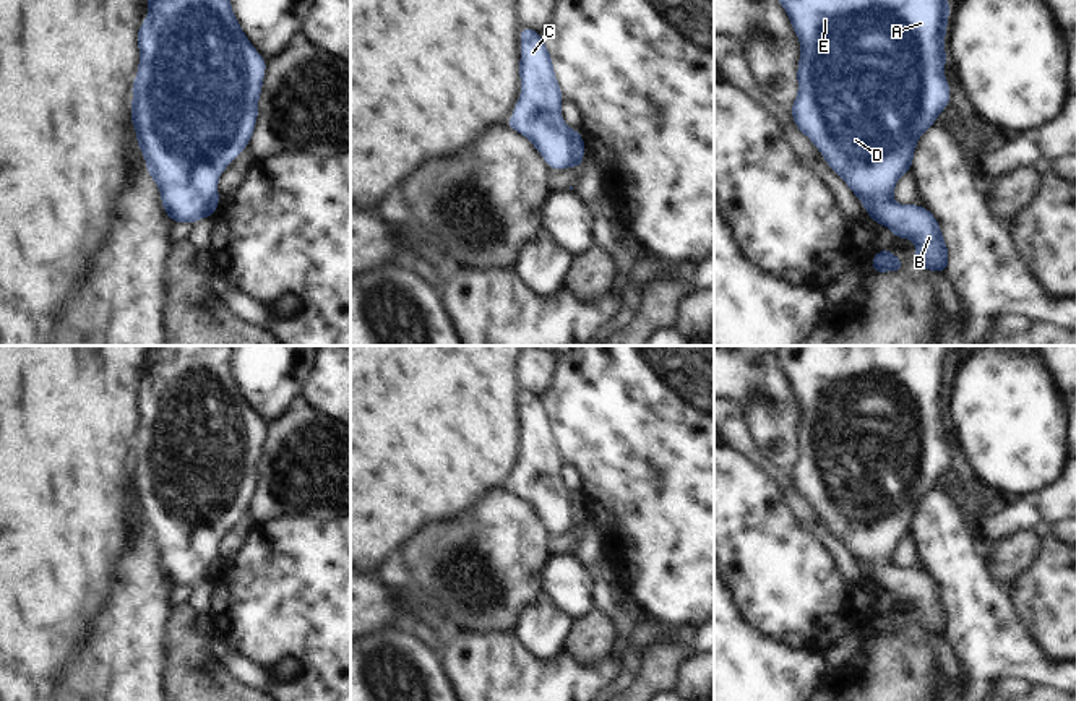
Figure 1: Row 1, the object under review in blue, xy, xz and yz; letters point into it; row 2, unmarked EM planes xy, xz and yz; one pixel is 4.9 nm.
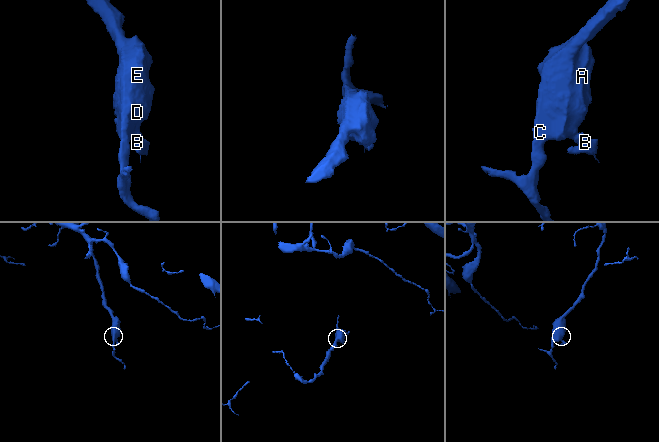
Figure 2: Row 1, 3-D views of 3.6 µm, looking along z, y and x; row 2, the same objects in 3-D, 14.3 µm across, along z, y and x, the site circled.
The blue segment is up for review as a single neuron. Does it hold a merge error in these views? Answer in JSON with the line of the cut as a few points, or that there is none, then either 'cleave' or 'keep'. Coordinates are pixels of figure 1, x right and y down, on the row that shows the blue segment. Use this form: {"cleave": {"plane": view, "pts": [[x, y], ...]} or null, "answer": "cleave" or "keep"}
{"cleave": {"plane": "xz", "pts": [[580, 135], [575, 138], [568, 164]]}, "answer": "cleave"}

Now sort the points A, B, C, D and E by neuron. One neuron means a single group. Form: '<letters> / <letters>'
A C D E / B

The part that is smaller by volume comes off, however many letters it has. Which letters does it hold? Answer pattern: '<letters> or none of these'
B

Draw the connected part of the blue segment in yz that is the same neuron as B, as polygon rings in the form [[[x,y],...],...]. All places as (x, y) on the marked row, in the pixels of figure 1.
[[[880,200],[865,206],[878,224],[888,226],[896,239],[907,237],[917,247],[915,263],[928,271],[948,271],[948,248],[935,216],[919,204],[902,206]]]

